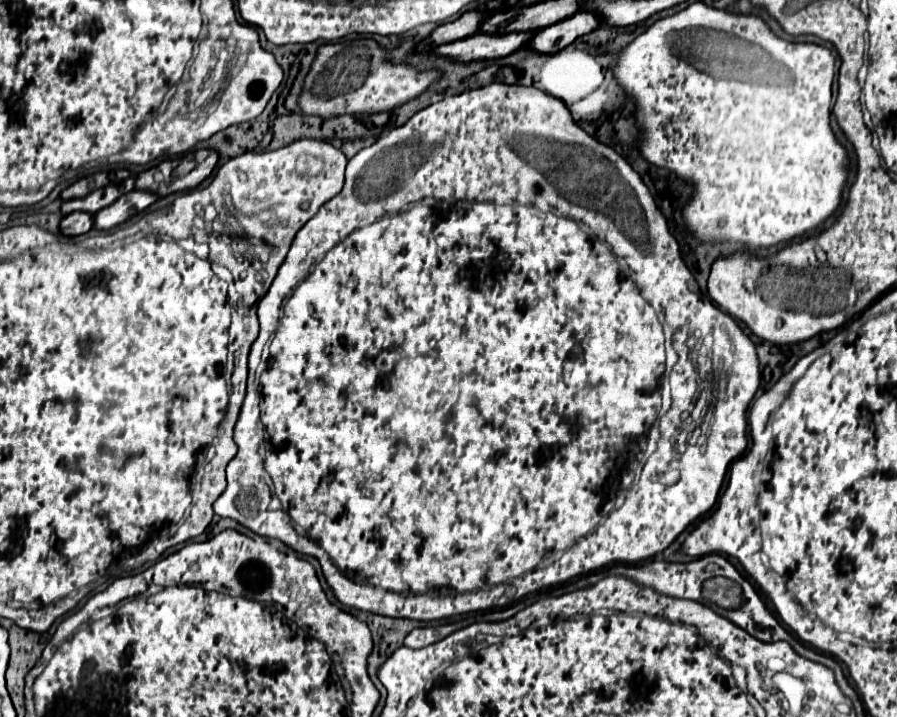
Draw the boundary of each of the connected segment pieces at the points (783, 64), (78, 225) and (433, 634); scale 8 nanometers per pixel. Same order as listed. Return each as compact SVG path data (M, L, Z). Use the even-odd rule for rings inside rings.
M698 1L698 3L692 3L674 15L658 19L642 35L638 35L634 41L630 41L616 55L616 61L612 65L612 73L618 81L618 85L624 89L624 93L634 99L634 105L636 105L634 125L638 129L636 145L638 145L642 157L646 157L650 153L646 157L650 163L672 171L678 179L686 181L692 189L690 199L682 207L682 219L684 219L686 231L704 245L736 243L736 245L752 247L752 249L770 249L770 247L784 245L796 237L812 233L826 219L830 219L842 203L842 189L848 181L850 155L848 155L846 147L840 145L840 141L836 139L836 135L830 127L834 67L836 67L836 57L828 47L808 43L808 41L792 43L788 39L778 37L770 29L770 25L758 15L742 15L742 13L732 13L732 11L724 11L724 9L714 9L714 7ZM642 123L648 123L648 129L640 129Z
M70 213L66 217L62 217L60 221L60 231L66 237L76 237L76 235L84 235L92 229L94 225L94 217L90 213Z
M418 627L406 637L404 645L410 647L410 649L420 649L420 647L436 643L438 639L440 639L440 635L438 635L438 631L434 627Z

